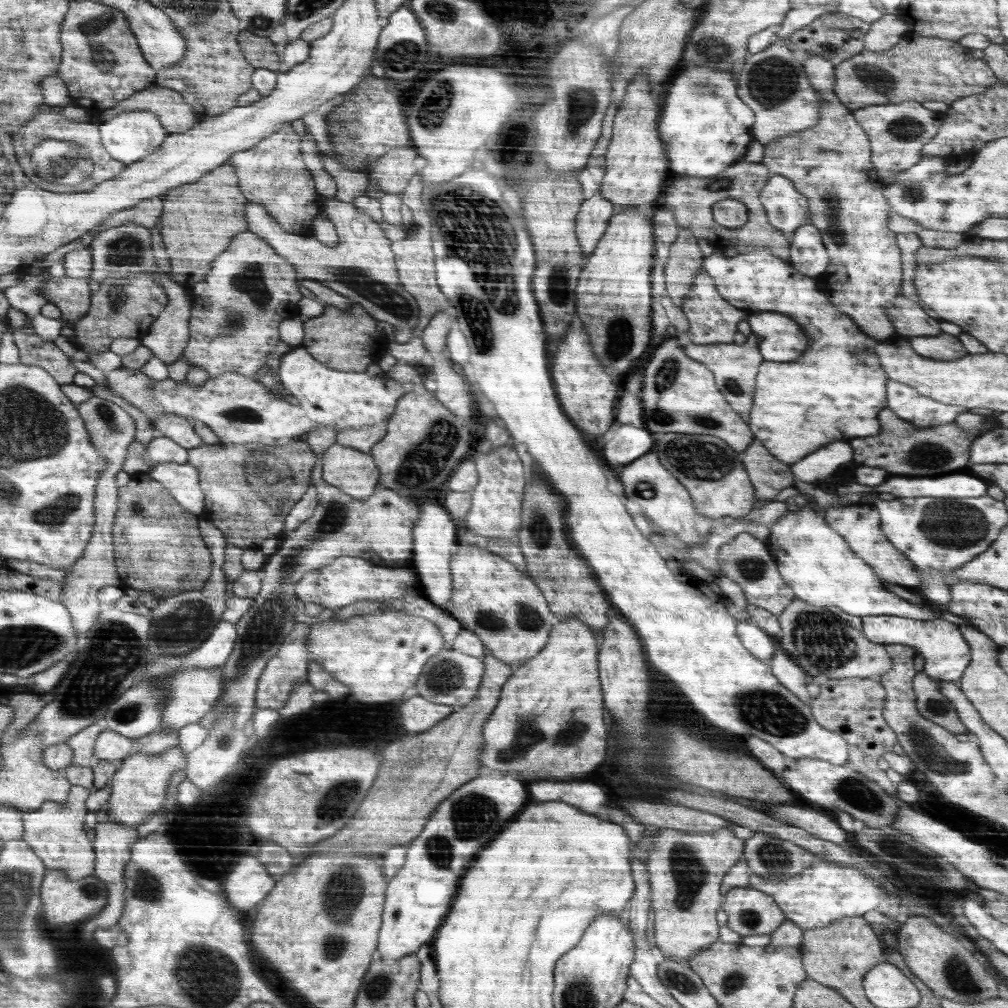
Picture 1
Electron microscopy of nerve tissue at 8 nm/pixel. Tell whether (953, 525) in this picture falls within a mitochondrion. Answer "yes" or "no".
yes

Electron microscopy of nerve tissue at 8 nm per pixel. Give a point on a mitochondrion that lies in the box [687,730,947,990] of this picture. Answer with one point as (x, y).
(856, 792)

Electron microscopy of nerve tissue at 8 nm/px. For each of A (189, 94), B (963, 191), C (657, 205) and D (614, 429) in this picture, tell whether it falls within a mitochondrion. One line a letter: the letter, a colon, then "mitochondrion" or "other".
A: other
B: other
C: other
D: other

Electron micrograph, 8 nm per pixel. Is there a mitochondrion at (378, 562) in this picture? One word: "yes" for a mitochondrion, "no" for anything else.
no

